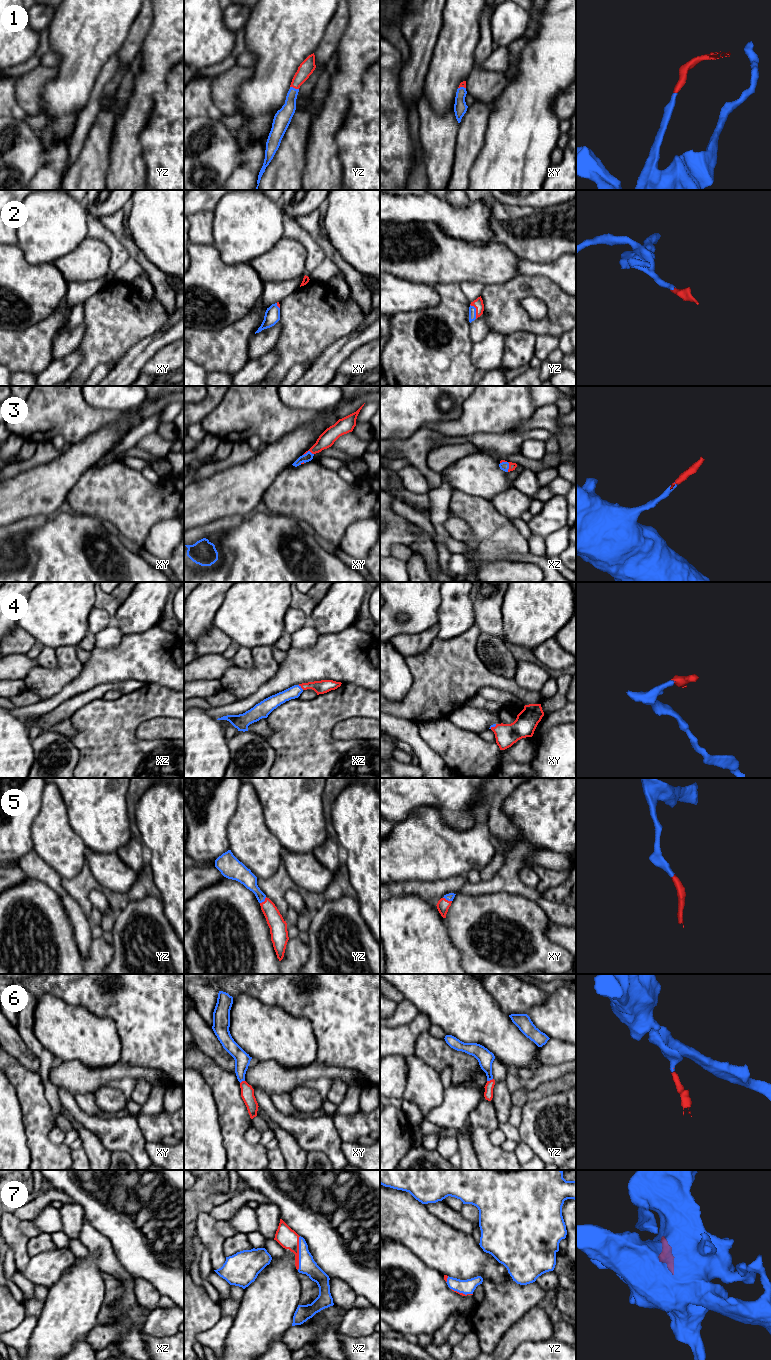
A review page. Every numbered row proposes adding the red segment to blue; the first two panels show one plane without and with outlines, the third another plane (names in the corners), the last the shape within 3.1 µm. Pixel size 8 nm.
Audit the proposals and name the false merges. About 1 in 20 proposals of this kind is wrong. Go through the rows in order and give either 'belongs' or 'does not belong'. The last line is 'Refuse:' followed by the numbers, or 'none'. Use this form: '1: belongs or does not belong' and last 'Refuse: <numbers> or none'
1: belongs
2: belongs
3: belongs
4: belongs
5: belongs
6: belongs
7: belongs
Refuse: none

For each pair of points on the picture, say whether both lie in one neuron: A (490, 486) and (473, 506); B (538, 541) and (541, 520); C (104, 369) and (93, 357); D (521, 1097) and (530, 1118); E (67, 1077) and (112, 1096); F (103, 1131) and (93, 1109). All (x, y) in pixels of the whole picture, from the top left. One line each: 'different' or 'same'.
A: different
B: different
C: different
D: different
E: different
F: different

